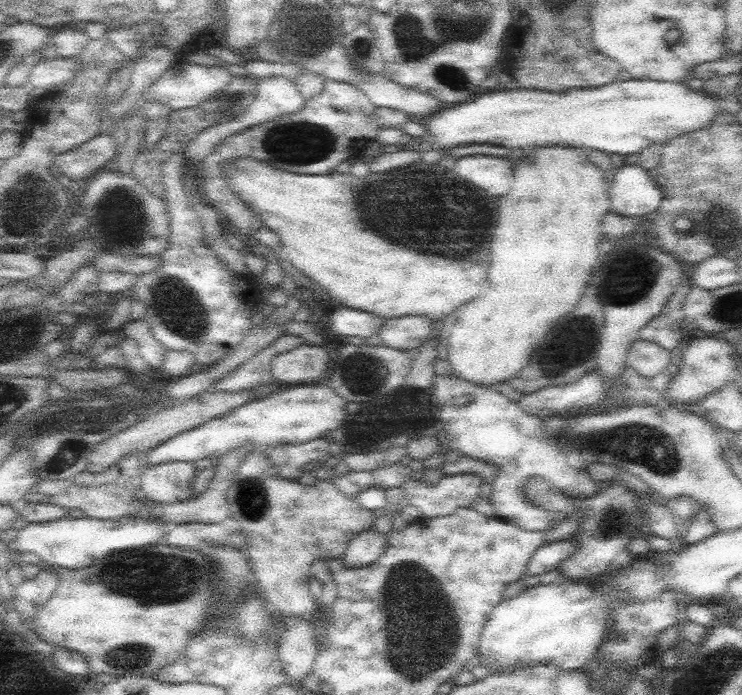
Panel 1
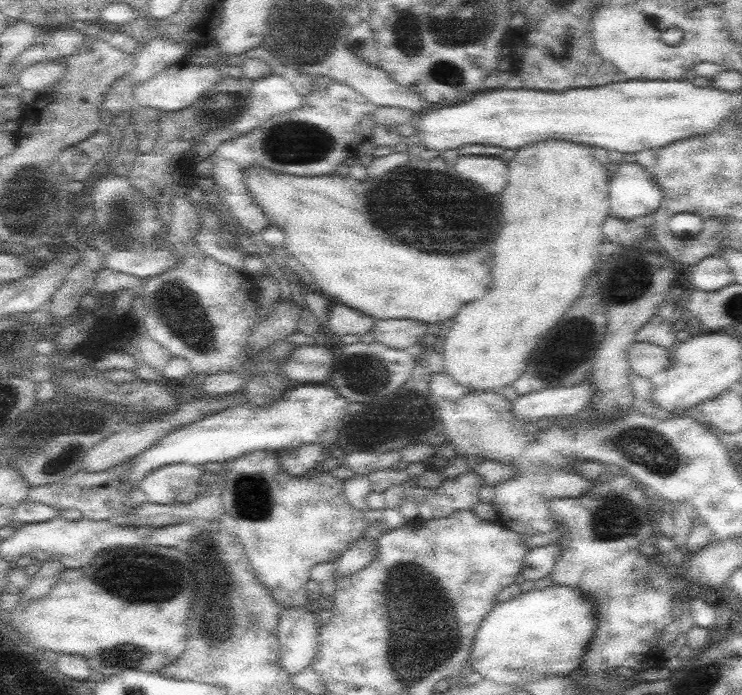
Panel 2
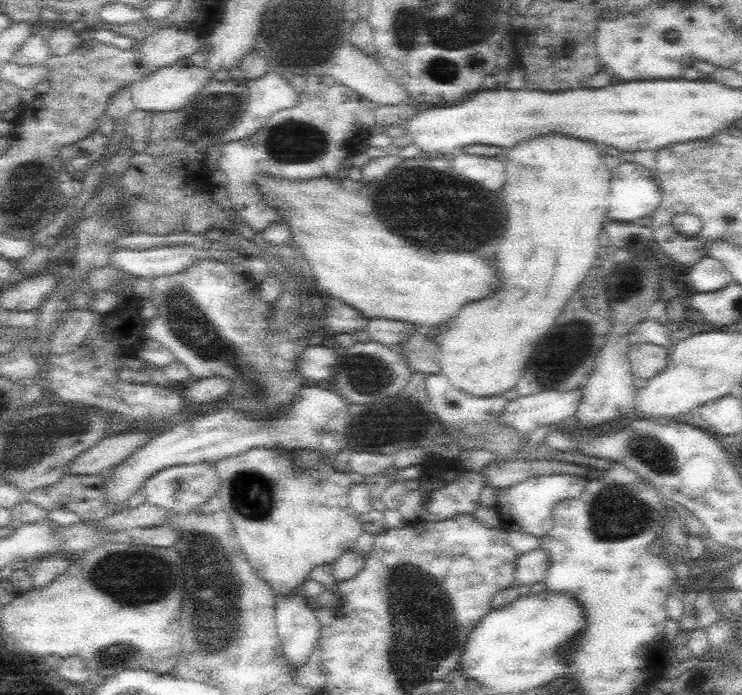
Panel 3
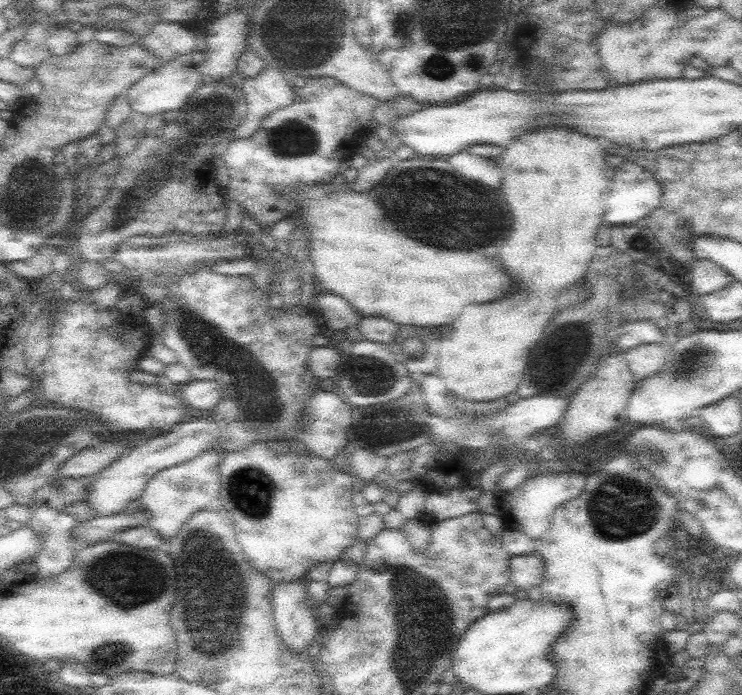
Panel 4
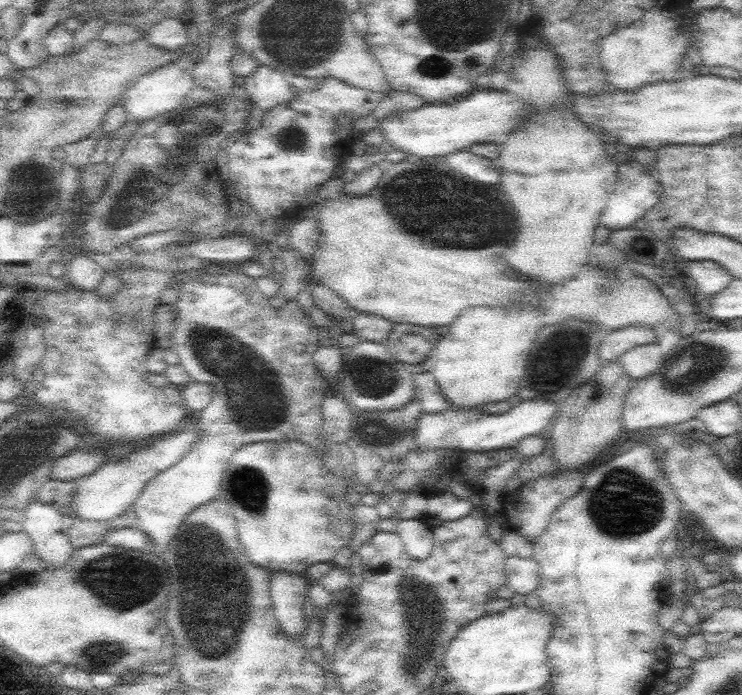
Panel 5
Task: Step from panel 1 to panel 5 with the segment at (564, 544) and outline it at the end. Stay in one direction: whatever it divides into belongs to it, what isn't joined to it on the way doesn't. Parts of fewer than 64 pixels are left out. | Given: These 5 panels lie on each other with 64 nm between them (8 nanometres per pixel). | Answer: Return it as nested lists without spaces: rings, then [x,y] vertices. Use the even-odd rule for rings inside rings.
[[[507,556],[505,566],[505,586],[513,594],[529,594],[539,586],[539,564],[535,558],[515,558]]]

